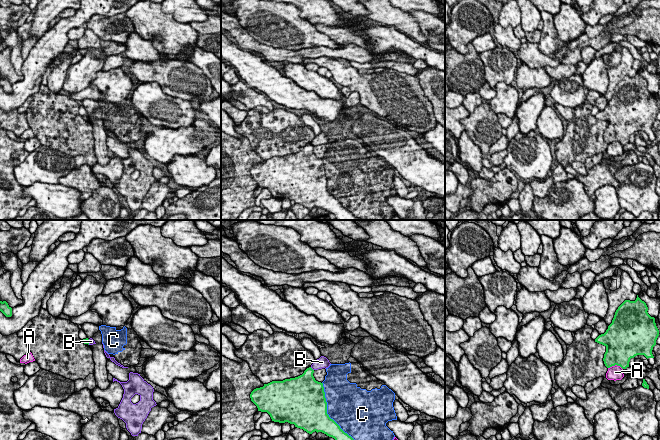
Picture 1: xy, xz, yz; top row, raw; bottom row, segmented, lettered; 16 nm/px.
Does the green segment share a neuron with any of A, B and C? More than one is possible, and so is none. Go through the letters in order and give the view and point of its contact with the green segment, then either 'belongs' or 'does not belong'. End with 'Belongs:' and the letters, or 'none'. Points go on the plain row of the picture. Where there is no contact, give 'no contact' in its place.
A: yz (615, 140) | does not belong
B: xz (312, 145) | does not belong
C: xz (328, 192) | does not belong
Belongs: none

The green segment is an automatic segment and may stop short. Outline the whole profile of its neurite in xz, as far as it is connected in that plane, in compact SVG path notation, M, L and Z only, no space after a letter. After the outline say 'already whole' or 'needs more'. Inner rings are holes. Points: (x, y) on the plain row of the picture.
M309 143L298 153L264 160L251 168L251 177L257 182L258 187L267 188L274 198L294 200L309 210L315 207L322 208L334 214L336 220L363 220L355 217L329 193L323 159L316 157L313 149L314 146Z | already whole

